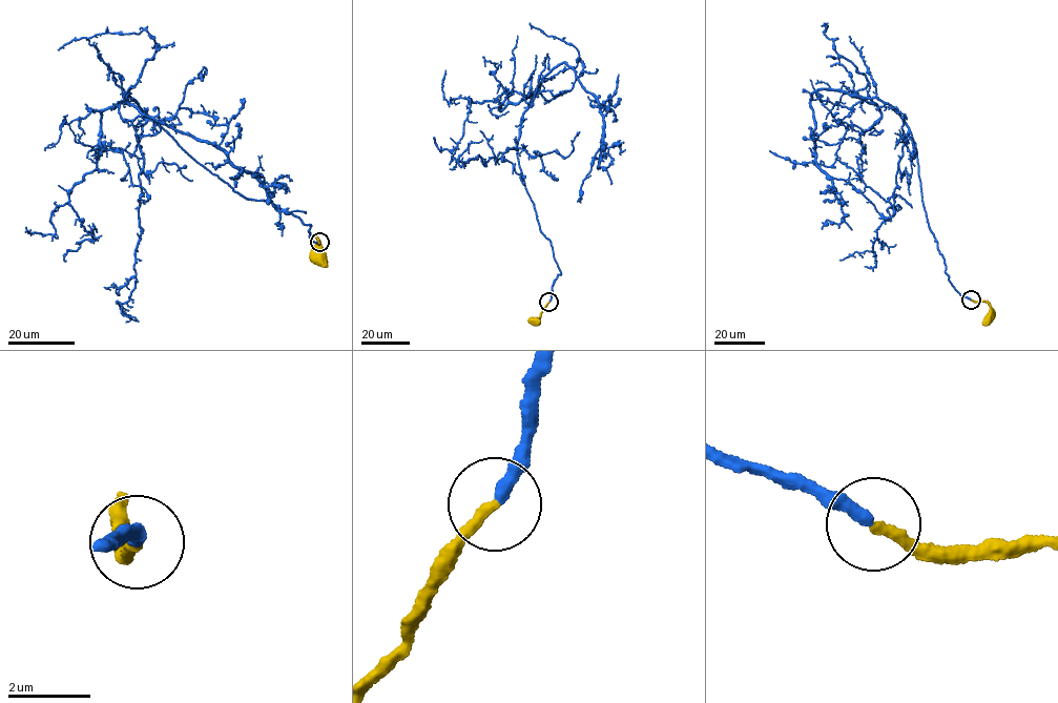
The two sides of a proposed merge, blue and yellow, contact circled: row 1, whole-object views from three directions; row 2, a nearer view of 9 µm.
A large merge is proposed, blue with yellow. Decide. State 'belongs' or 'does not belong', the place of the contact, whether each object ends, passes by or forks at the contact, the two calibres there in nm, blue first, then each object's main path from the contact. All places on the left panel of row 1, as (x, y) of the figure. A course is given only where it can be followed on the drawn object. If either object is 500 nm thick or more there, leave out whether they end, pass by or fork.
belongs; place (319, 242); blue ends; yellow ends; calibres 300 and 280 nm; course blue (319, 242), (270, 200), (233, 190), (124, 95), (276, 187); course yellow (319, 242), (320, 255)

